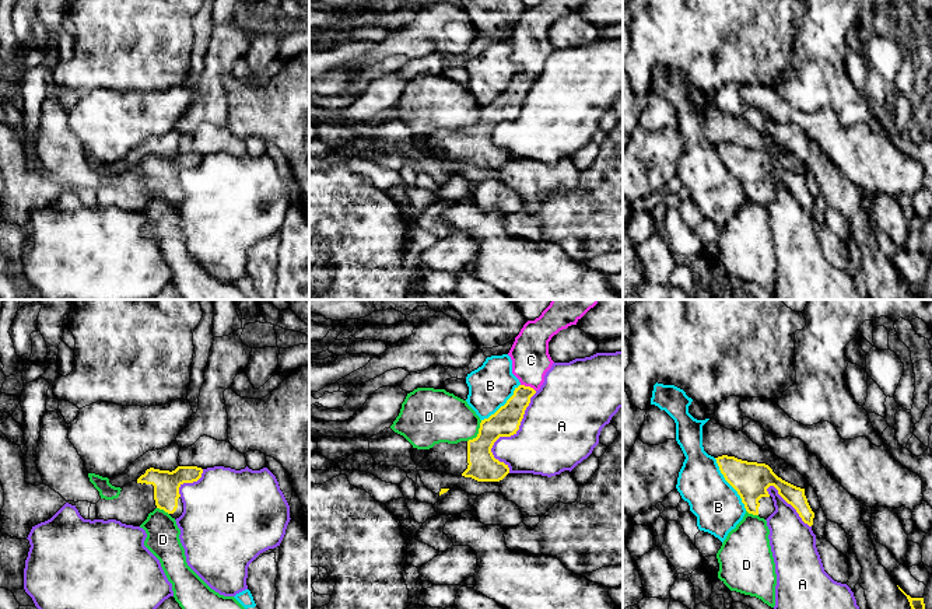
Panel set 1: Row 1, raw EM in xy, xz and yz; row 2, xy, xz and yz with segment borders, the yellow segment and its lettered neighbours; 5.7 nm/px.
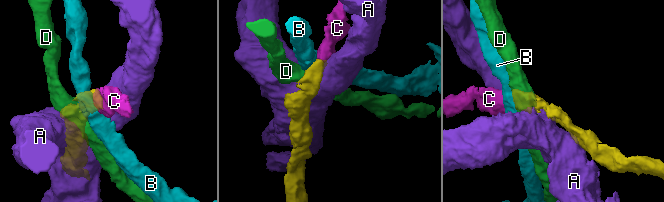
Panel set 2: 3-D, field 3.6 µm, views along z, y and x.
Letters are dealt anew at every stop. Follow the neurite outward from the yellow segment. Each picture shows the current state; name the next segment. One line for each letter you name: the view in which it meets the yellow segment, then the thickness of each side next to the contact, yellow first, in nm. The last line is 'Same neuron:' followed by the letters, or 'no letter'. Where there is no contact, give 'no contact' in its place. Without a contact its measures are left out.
C: meets yellow in xz; 170 nm thick on the yellow side, 220 nm on the other
Same neuron: C

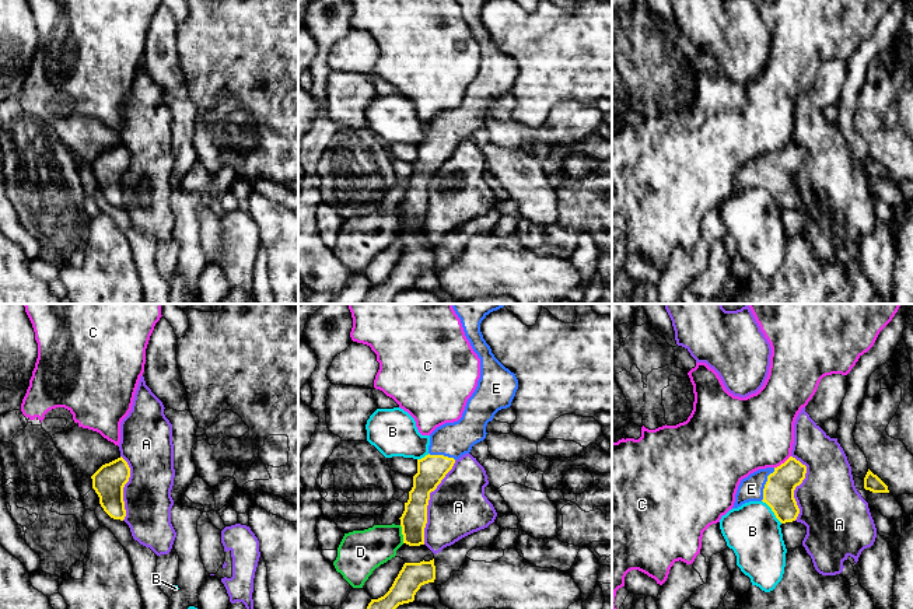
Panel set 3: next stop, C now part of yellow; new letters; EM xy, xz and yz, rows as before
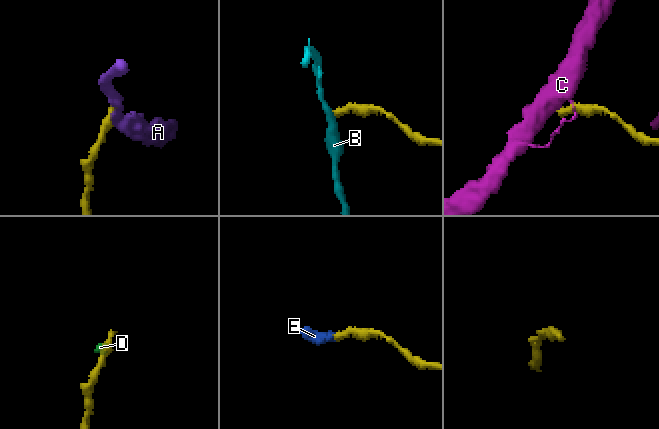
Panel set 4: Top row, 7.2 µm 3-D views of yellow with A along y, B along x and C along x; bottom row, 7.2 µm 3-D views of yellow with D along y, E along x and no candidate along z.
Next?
E: meets yellow in yz; 180 nm thick on the yellow side, 140 nm on the other
Same neuron: E

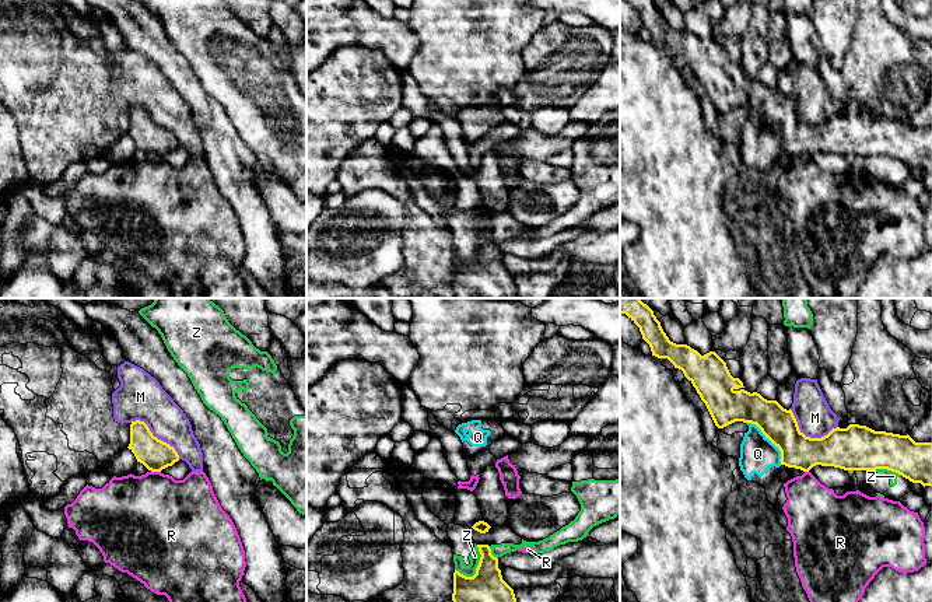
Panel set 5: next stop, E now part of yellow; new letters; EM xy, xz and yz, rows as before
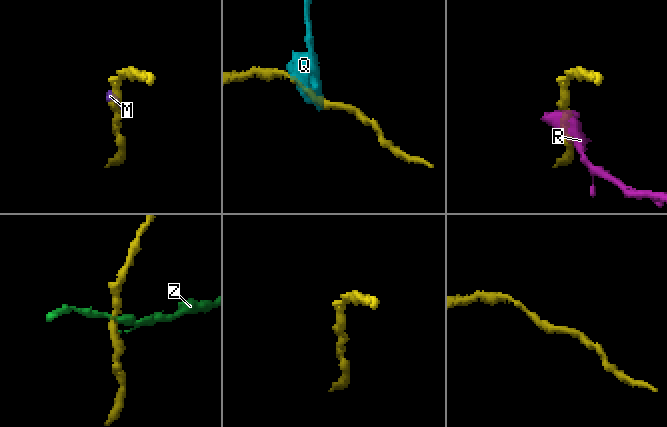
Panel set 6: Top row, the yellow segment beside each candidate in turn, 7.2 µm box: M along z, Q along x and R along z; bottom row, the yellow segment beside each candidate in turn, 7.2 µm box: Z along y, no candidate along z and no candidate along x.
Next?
Same neuron: no letter

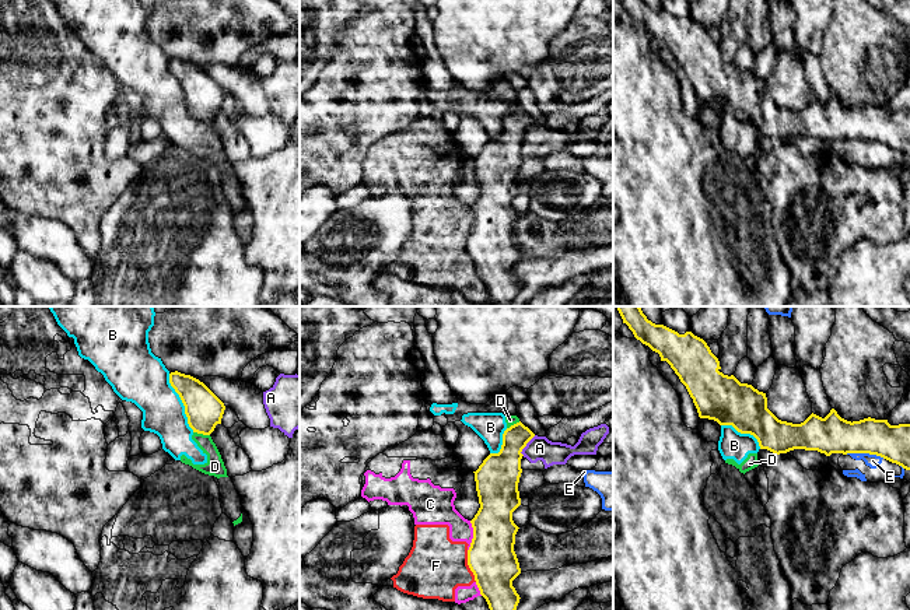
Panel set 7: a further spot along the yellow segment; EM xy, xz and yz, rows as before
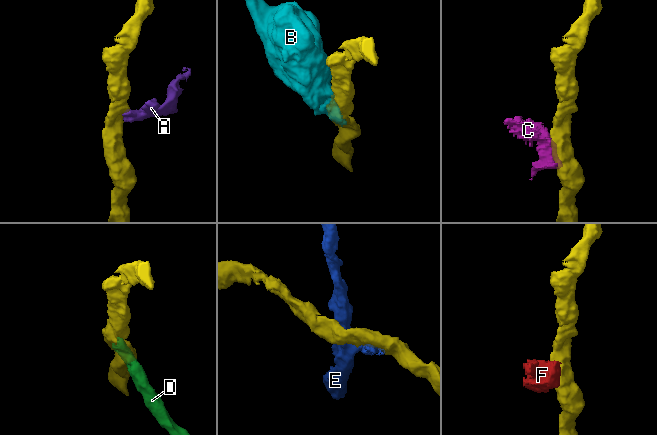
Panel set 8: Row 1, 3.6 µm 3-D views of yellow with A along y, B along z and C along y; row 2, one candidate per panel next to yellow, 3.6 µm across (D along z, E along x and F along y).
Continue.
Same neuron: no letter

